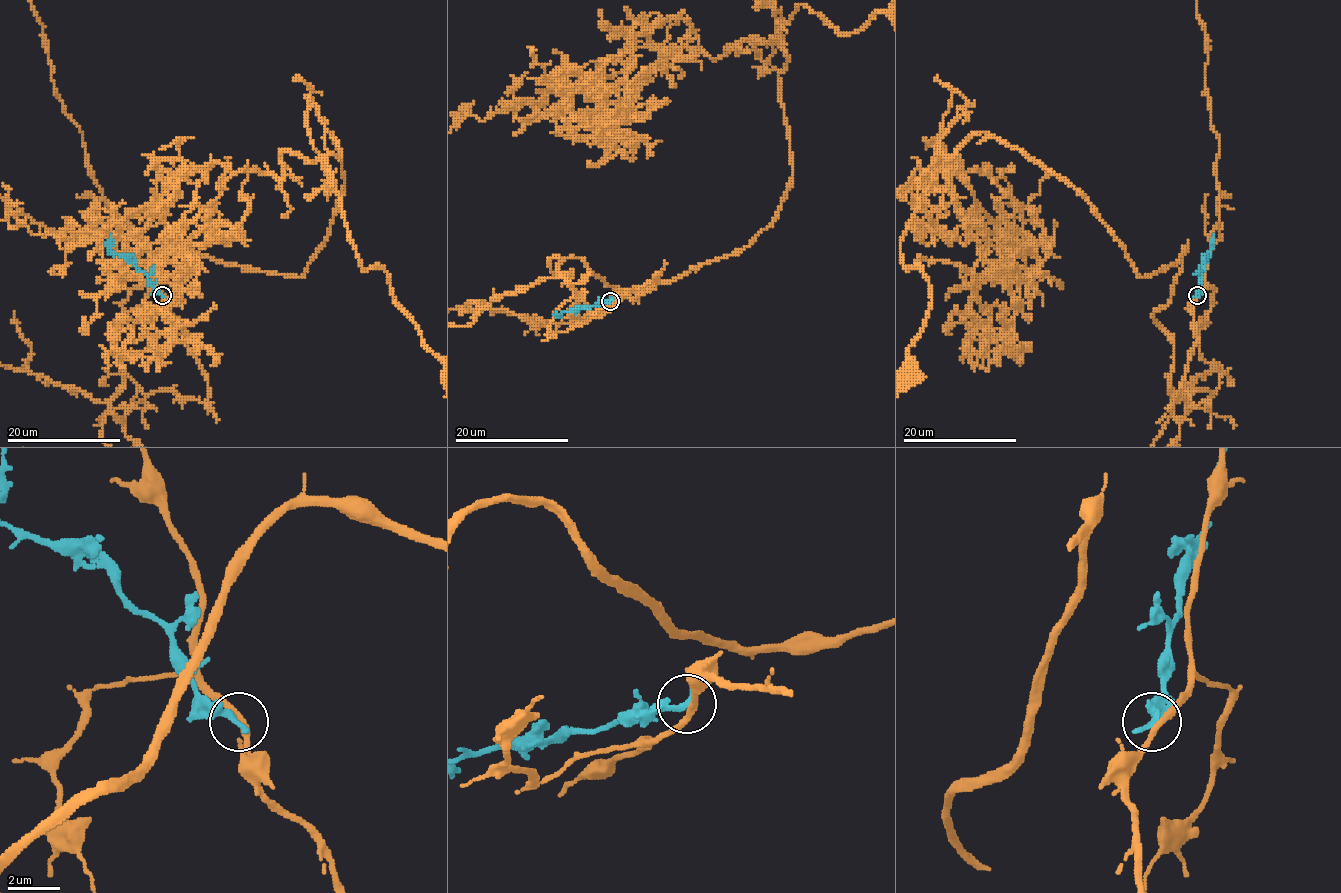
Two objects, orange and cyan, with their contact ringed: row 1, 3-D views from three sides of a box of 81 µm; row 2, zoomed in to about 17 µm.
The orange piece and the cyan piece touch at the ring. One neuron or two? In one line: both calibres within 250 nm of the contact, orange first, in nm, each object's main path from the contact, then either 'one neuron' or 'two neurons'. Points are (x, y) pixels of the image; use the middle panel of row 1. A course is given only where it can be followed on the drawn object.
calibres 240 and 280 nm; course cyan (611, 301), (562, 311), (556, 314), (559, 318); two neurons

